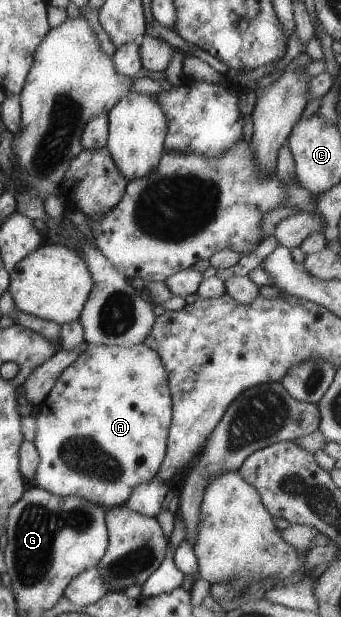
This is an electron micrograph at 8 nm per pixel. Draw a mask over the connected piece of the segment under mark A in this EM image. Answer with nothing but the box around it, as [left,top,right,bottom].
[29,342,172,509]

